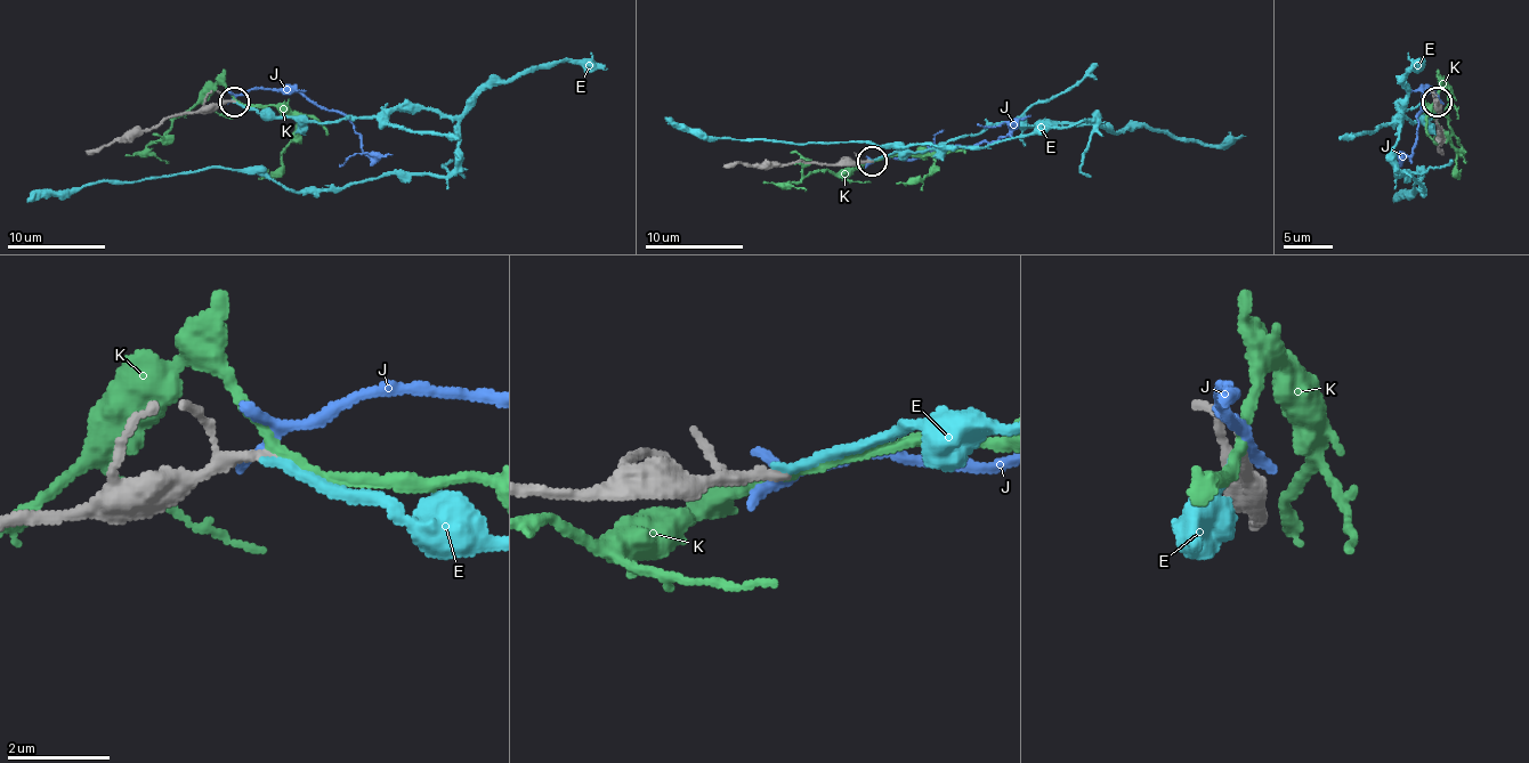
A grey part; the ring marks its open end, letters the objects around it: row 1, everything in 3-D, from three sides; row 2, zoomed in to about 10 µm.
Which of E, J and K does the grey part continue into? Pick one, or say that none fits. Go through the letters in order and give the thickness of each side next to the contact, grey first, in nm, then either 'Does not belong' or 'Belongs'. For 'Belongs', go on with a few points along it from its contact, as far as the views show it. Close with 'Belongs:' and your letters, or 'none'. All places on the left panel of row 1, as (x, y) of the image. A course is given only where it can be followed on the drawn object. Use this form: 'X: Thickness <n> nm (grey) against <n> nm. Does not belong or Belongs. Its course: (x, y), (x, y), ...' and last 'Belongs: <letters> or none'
E: Thickness 180 nm (grey) against 180 nm. Belongs. Its course: (233, 102), (322, 122), (439, 110), (454, 124), (454, 169), (292, 191), (199, 169), (26, 203)
J: Thickness 200 nm (grey) against 190 nm. Does not belong
K: Thickness 160 nm (grey) against 200 nm. Does not belong
Belongs: E

